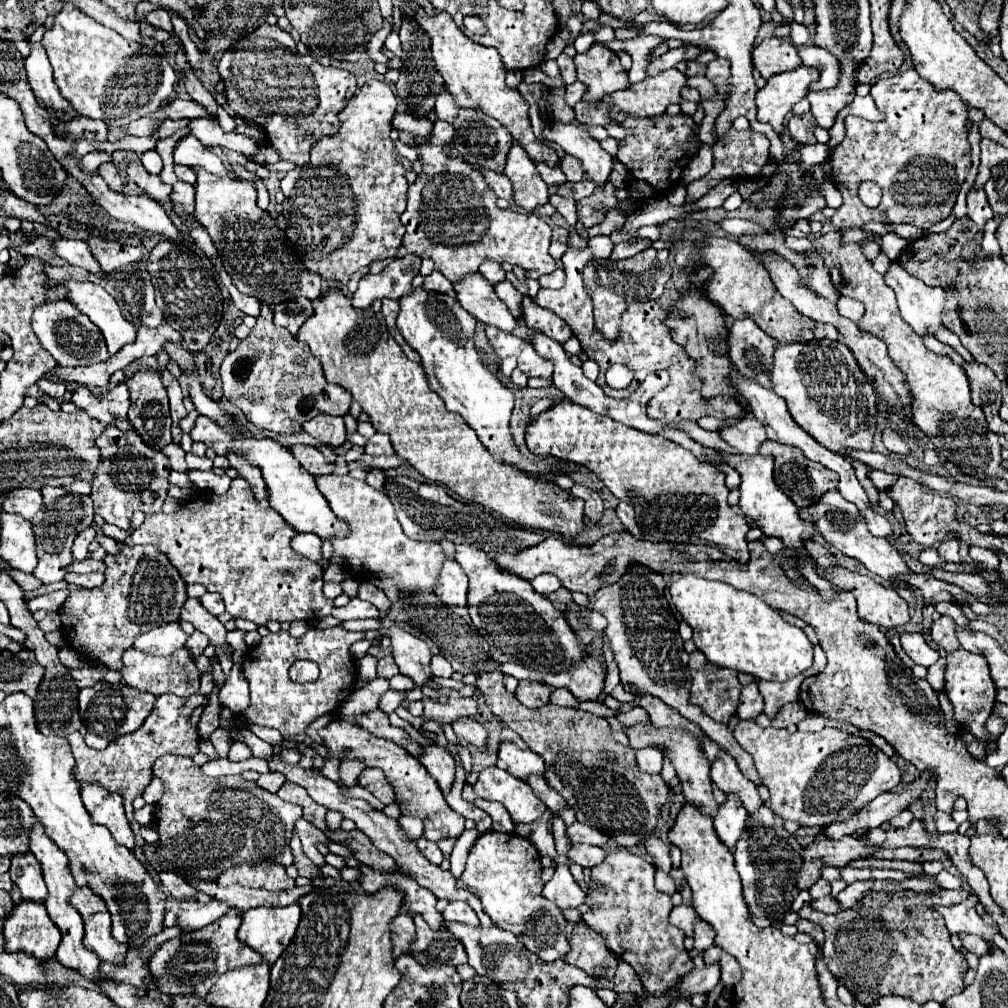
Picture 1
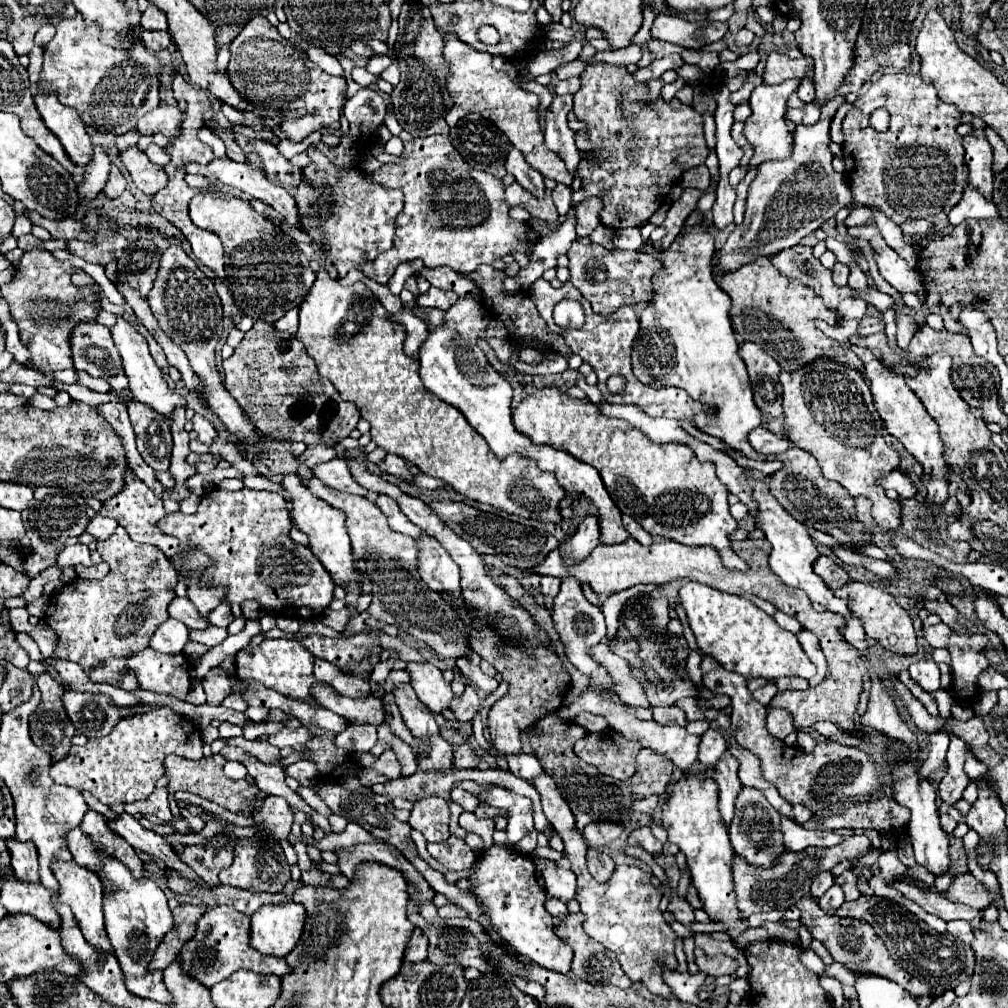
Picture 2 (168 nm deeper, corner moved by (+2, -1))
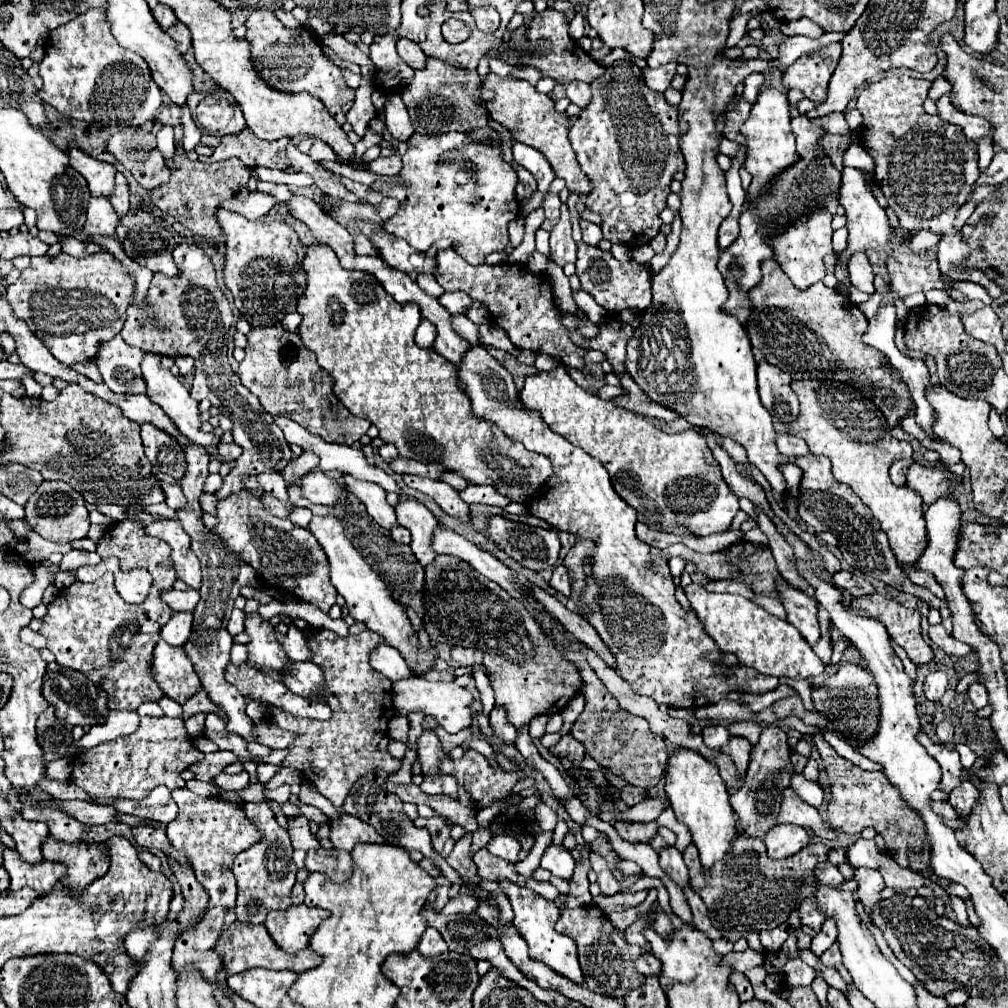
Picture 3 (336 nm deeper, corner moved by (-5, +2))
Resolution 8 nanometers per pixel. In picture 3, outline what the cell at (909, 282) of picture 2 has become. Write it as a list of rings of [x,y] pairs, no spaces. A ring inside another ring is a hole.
[[[844,167],[842,171],[842,187],[840,187],[840,205],[846,209],[846,217],[848,217],[848,231],[850,231],[850,239],[848,239],[848,253],[856,253],[856,251],[870,251],[870,249],[884,249],[890,245],[892,239],[892,227],[888,225],[888,217],[886,211],[878,205],[876,197],[872,195],[870,185],[866,183],[866,175],[860,169],[852,169],[852,167]]]

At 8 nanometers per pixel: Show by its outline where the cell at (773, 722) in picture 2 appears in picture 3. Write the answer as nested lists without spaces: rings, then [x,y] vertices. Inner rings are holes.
[[[766,725],[760,741],[754,745],[750,755],[750,767],[744,777],[742,789],[738,789],[734,795],[730,795],[730,803],[738,815],[738,819],[744,823],[742,835],[750,837],[766,837],[766,833],[778,823],[780,813],[780,801],[782,801],[782,789],[790,785],[790,777],[794,775],[794,765],[790,763],[790,747],[788,747],[788,735],[776,727]]]

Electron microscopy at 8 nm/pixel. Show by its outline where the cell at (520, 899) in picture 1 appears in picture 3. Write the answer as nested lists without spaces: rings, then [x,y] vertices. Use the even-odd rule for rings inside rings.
[[[500,879],[498,885],[504,889],[504,893],[508,895],[510,903],[512,903],[514,927],[518,929],[518,933],[522,933],[524,941],[528,943],[530,957],[546,963],[550,969],[568,977],[574,983],[584,983],[584,977],[582,977],[582,971],[580,971],[580,965],[578,965],[578,955],[576,955],[574,941],[568,935],[562,935],[562,933],[554,931],[554,925],[560,917],[560,909],[556,907],[556,903],[550,903],[542,895],[538,895],[536,891],[528,889],[526,885],[518,885],[518,883],[512,883],[508,879]]]

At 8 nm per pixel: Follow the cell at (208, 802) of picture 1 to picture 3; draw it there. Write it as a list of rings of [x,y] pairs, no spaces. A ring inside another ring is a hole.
[[[216,751],[216,753],[208,753],[202,761],[190,765],[188,771],[192,771],[194,779],[198,779],[198,781],[214,783],[214,777],[220,775],[224,771],[224,767],[228,767],[232,763],[238,763],[238,757],[232,751]]]

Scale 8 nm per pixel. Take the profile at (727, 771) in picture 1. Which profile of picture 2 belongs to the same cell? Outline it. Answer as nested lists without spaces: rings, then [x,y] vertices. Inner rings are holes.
[[[709,728],[703,736],[701,736],[701,744],[699,744],[699,760],[713,768],[713,764],[719,760],[719,756],[727,750],[727,742],[723,740],[723,736],[719,736],[719,732],[715,732],[713,728]]]

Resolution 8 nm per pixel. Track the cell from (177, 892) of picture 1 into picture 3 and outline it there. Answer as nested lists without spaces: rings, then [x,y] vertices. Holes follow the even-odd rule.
[[[140,851],[138,853],[138,857],[140,857],[140,861],[144,863],[144,865],[148,865],[152,871],[160,871],[160,867],[162,867],[162,863],[160,863],[160,859],[154,855],[154,853],[150,853],[150,851]]]

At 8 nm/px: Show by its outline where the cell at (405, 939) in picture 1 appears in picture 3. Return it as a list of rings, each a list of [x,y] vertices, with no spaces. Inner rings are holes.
[[[428,927],[418,943],[418,951],[424,955],[424,957],[434,957],[434,955],[440,955],[442,951],[446,951],[446,943],[442,939],[442,935],[434,929],[434,927]]]

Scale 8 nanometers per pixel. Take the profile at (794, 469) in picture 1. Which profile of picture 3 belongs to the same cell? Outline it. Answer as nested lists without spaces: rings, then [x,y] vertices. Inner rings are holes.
[[[808,453],[806,457],[796,457],[794,463],[804,471],[802,485],[800,485],[800,495],[798,495],[798,513],[800,513],[802,521],[808,523],[810,527],[814,527],[816,533],[830,531],[834,537],[838,537],[838,541],[840,541],[838,547],[840,547],[846,563],[852,569],[862,571],[866,577],[880,579],[880,581],[884,581],[884,583],[888,583],[888,585],[892,585],[892,587],[896,587],[900,591],[912,593],[914,597],[926,601],[934,609],[948,607],[948,601],[938,599],[926,587],[914,585],[910,581],[908,573],[898,565],[898,561],[896,561],[896,557],[894,557],[894,553],[892,553],[892,549],[888,545],[888,537],[880,529],[880,525],[874,519],[870,507],[864,505],[862,499],[850,487],[834,481],[828,457]]]

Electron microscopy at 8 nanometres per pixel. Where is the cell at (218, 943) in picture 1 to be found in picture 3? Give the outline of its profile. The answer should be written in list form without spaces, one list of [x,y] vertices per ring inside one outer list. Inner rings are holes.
[[[234,921],[228,929],[222,931],[220,935],[220,941],[218,945],[214,947],[214,951],[222,957],[222,963],[224,963],[224,969],[228,975],[234,975],[234,973],[242,973],[250,967],[264,967],[264,969],[288,969],[288,971],[294,971],[294,973],[302,973],[302,971],[308,971],[312,967],[316,967],[322,957],[316,955],[314,951],[310,949],[304,949],[300,953],[284,953],[272,939],[270,935],[266,933],[266,927],[264,925],[250,925],[250,923],[242,923],[242,921]]]

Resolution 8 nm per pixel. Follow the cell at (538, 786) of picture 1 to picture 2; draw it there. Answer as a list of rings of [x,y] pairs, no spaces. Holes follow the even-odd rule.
[[[511,754],[507,756],[507,762],[509,762],[509,768],[515,776],[521,776],[523,780],[535,780],[535,776],[539,772],[543,772],[539,760],[533,756],[533,754]]]

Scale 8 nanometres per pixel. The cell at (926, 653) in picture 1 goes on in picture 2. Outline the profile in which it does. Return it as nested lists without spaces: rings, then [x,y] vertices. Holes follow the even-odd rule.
[[[925,658],[921,662],[913,662],[909,666],[911,678],[925,690],[925,692],[935,692],[939,690],[939,668],[931,658]]]

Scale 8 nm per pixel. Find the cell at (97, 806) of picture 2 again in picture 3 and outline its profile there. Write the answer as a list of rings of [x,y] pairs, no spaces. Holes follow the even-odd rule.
[[[42,779],[38,782],[39,788],[56,799],[61,800],[85,800],[90,796],[80,787],[70,781]]]

